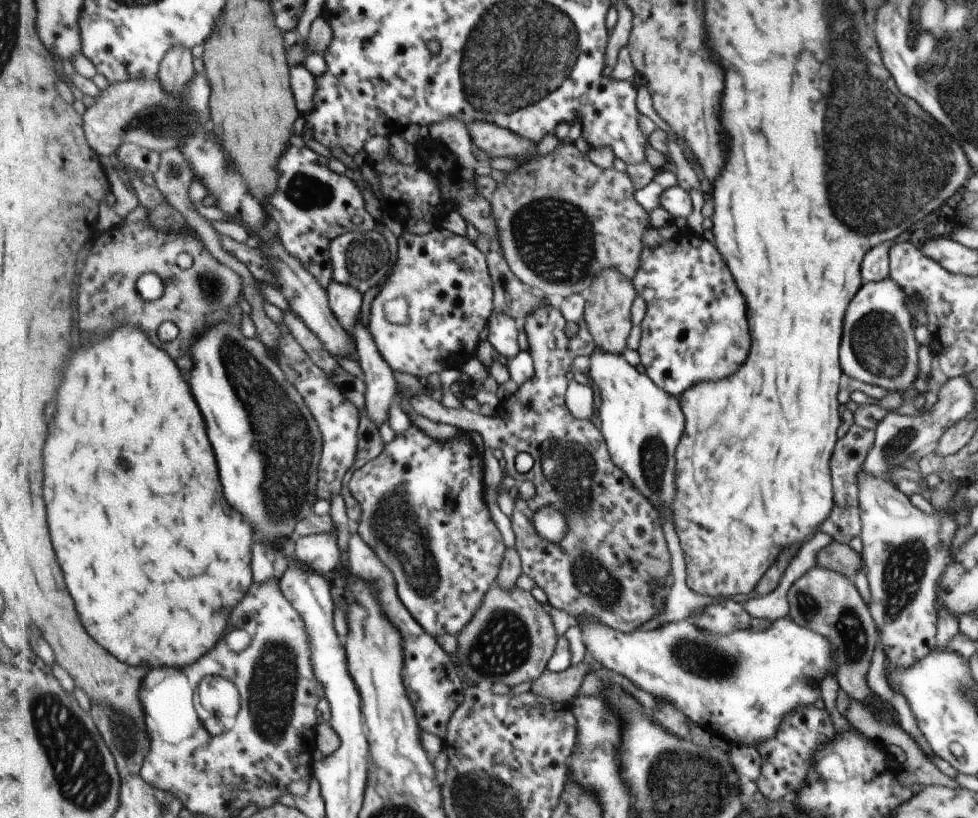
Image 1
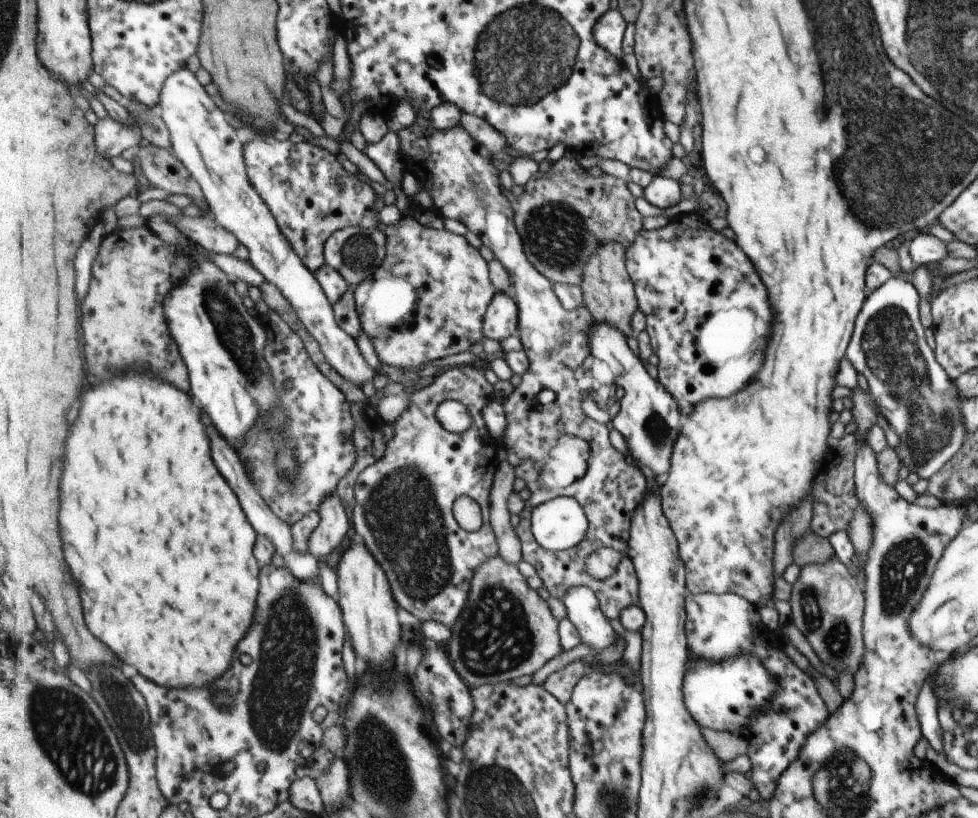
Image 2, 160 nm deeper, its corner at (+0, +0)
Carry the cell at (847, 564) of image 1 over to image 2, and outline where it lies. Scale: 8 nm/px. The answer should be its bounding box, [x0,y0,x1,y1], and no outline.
[790,530,834,567]

